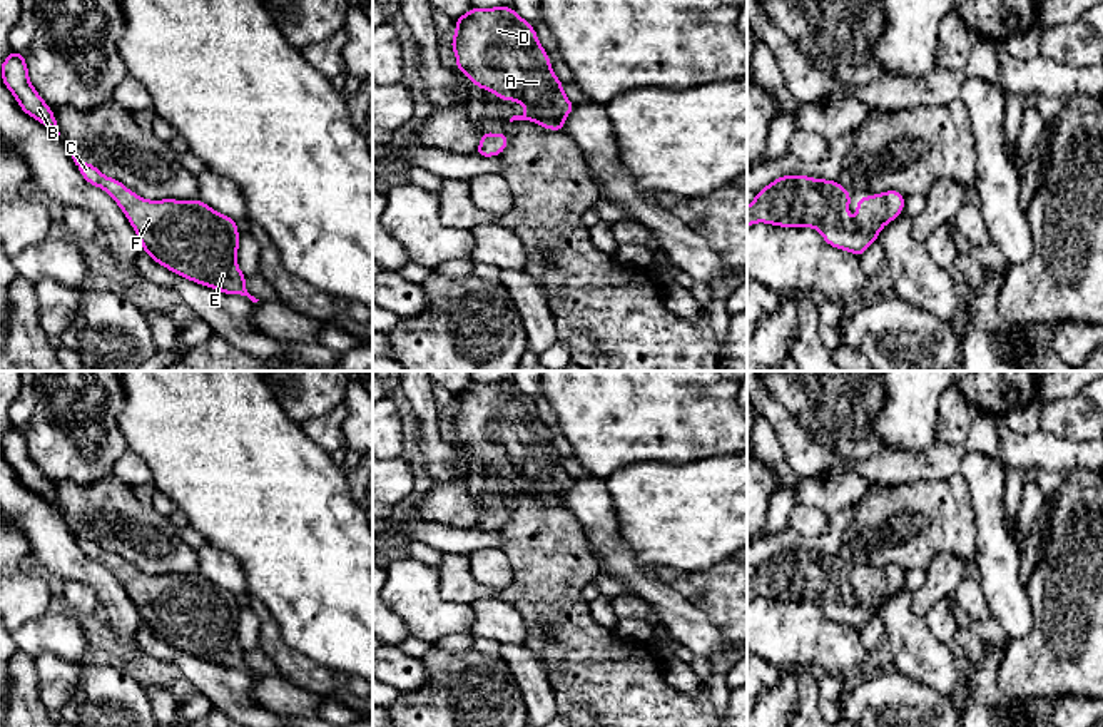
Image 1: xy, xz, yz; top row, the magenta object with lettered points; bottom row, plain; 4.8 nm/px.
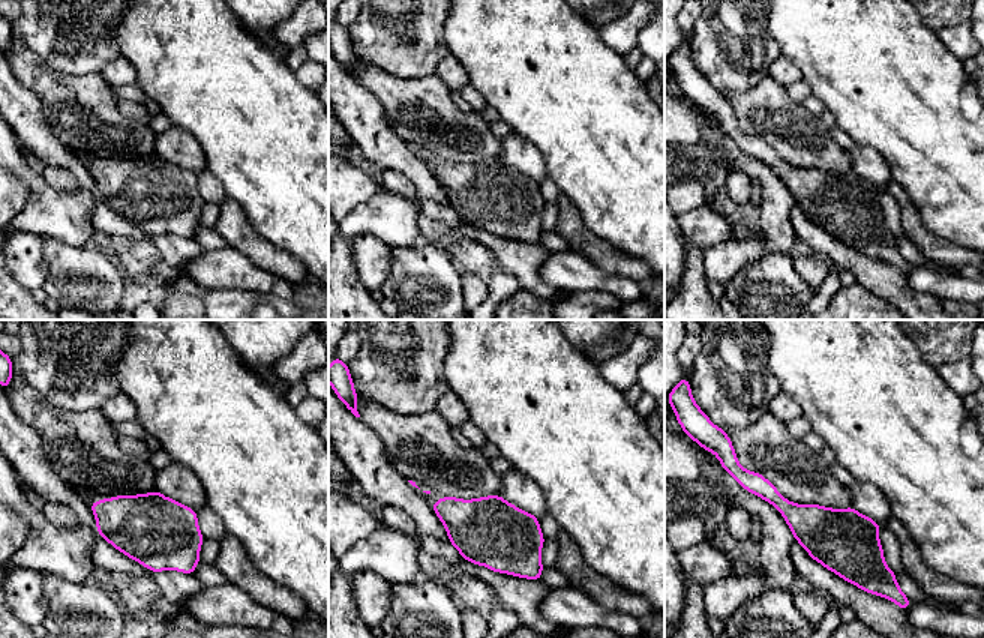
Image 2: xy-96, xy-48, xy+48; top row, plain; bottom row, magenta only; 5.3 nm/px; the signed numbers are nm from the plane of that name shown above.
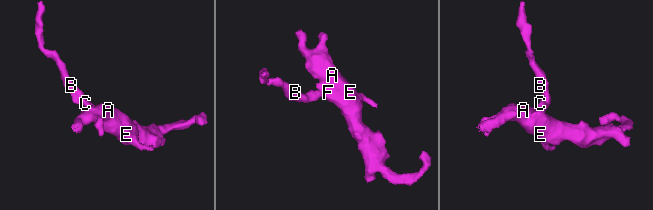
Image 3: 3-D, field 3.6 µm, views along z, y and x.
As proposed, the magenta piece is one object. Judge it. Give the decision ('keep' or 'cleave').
keep

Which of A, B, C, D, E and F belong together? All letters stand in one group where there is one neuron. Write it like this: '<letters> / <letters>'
A B C D E F

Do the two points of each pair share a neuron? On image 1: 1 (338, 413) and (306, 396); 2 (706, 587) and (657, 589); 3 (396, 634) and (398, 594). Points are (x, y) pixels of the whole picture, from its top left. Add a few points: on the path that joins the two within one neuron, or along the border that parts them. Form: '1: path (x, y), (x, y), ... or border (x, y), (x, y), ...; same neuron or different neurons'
1: border (341, 401), (301, 425); different neurons
2: border (652, 569), (662, 582), (676, 589), (704, 614); different neurons
3: border (390, 609), (410, 634); different neurons

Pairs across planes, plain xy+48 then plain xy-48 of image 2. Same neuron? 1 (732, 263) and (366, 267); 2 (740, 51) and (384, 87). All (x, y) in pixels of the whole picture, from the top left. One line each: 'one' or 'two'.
1: one
2: two

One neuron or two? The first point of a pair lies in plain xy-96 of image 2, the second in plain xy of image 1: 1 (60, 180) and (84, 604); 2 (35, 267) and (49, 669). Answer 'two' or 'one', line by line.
1: one
2: one

